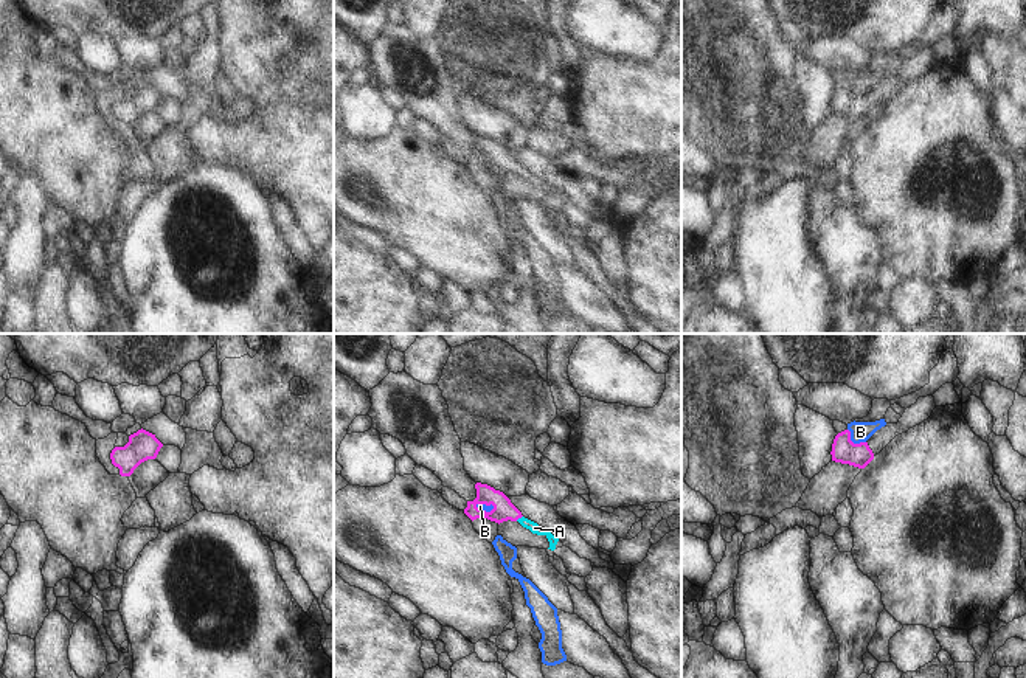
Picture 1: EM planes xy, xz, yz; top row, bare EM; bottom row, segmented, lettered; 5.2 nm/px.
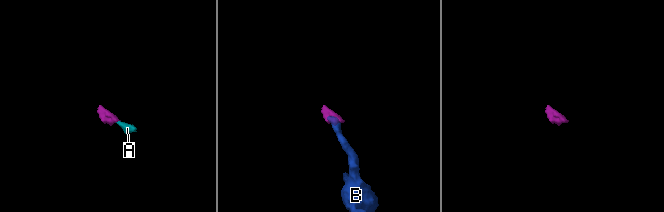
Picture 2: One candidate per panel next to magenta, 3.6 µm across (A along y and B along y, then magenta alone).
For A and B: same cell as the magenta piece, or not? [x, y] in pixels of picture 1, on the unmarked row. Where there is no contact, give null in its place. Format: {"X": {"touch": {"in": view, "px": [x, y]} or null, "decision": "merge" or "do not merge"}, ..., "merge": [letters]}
{"A": {"touch": {"in": "xz", "px": [519, 169]}, "decision": "merge"}, "B": {"touch": {"in": "yz", "px": [851, 93]}, "decision": "do not merge"}, "merge": ["A"]}

